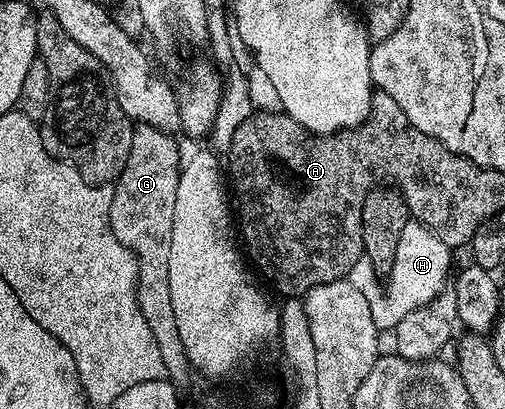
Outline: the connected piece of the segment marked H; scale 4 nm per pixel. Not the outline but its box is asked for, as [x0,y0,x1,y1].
[370,222,453,330]

